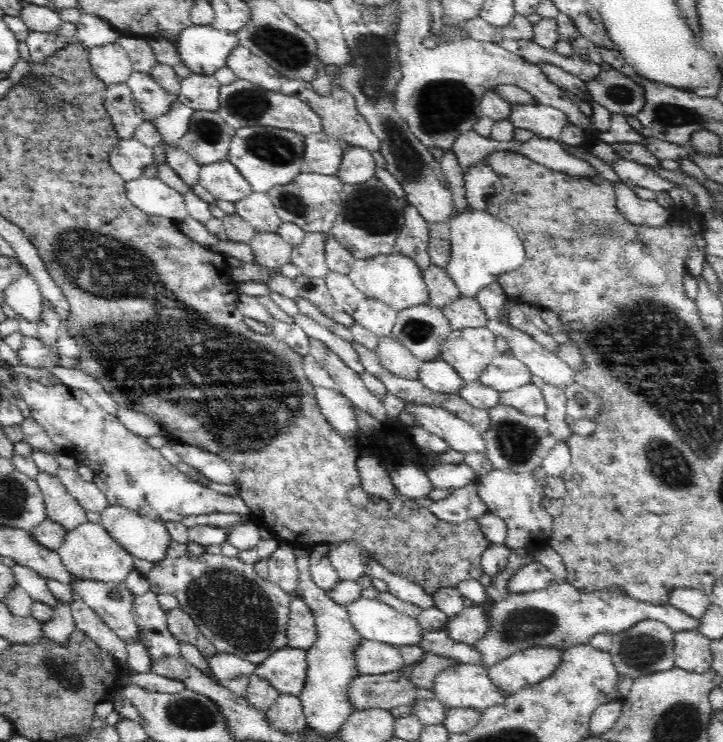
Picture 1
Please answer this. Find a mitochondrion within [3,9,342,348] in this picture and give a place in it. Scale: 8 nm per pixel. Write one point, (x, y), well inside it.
(288, 50)

